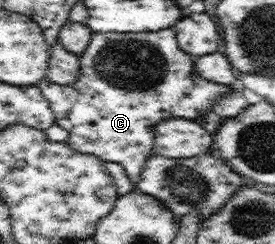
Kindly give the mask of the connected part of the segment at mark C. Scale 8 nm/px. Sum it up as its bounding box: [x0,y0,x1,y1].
[37,28,235,189]

